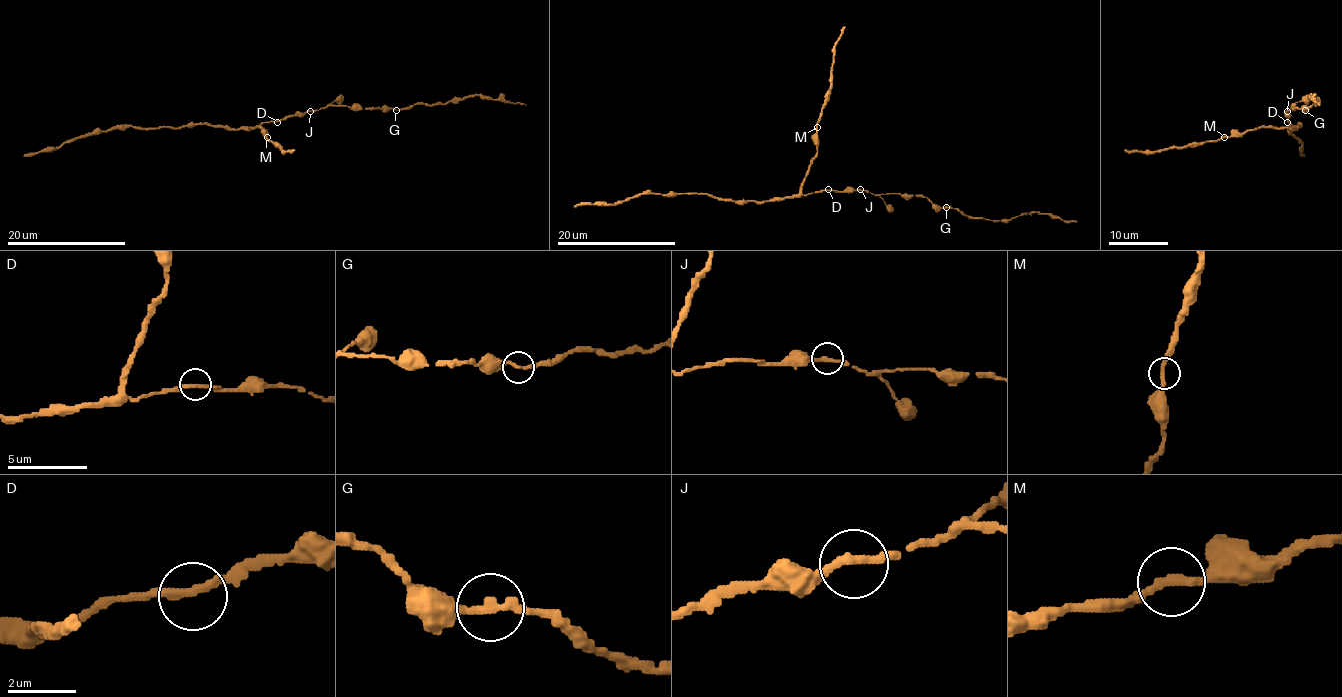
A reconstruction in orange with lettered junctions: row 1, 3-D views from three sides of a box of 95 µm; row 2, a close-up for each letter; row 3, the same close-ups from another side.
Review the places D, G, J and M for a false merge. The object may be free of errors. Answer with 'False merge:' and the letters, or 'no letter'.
False merge: no letter

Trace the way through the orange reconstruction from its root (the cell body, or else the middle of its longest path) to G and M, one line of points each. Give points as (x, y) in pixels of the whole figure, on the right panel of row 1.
G: (1288, 120), (1291, 106), (1304, 110)
M: (1288, 120), (1291, 128), (1263, 126), (1224, 137)

